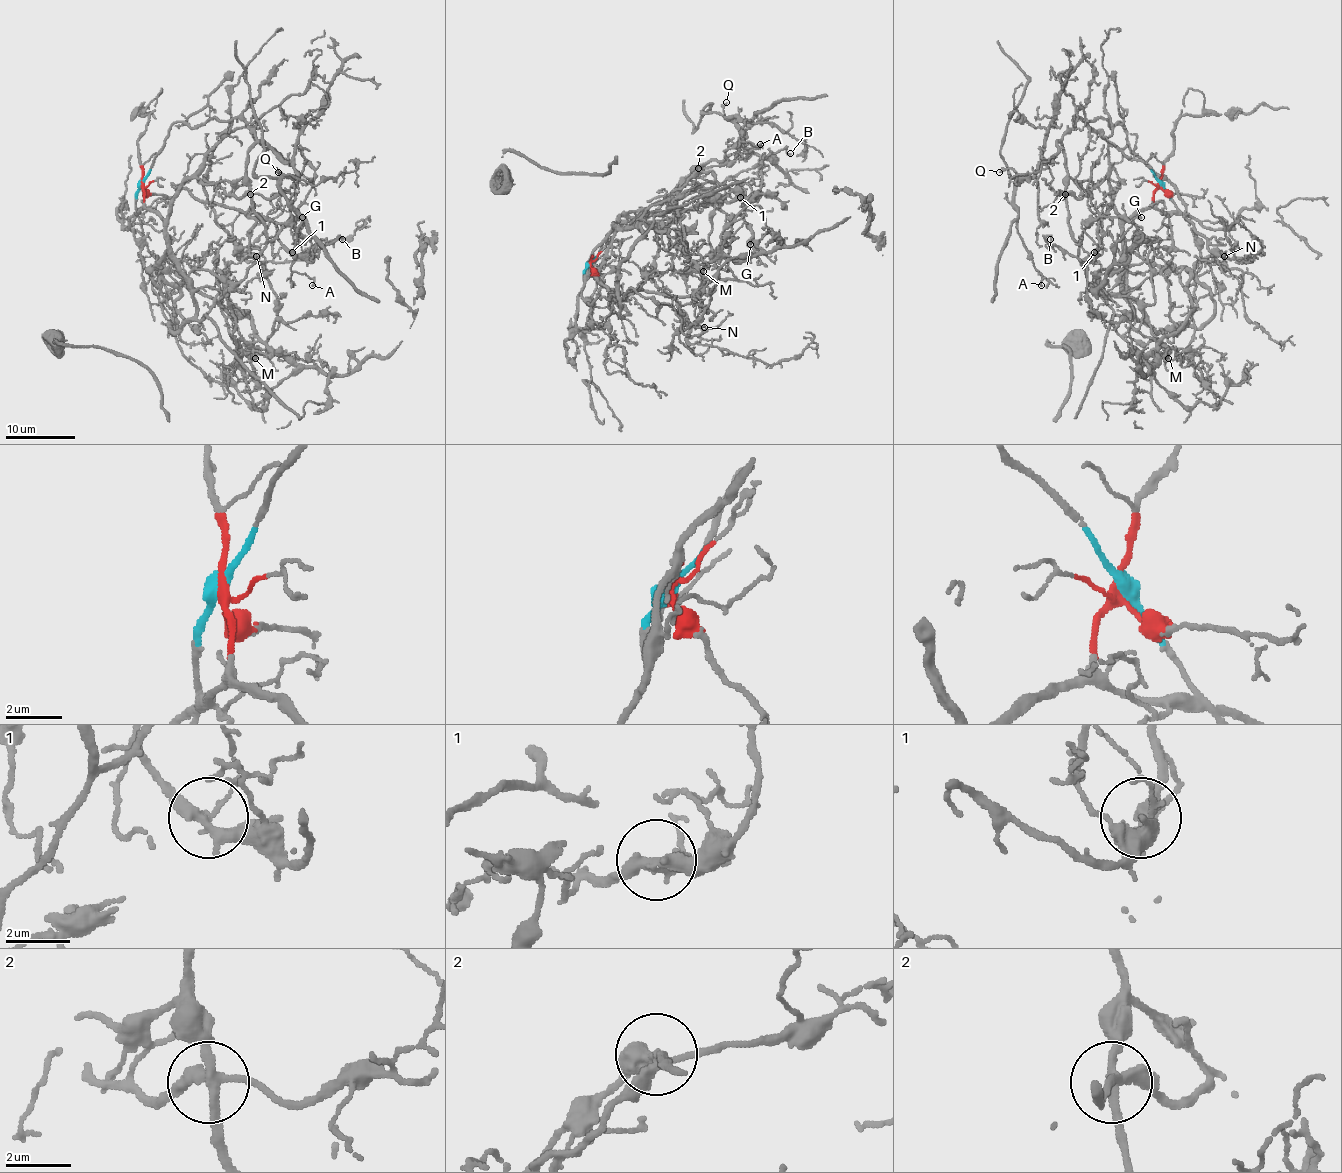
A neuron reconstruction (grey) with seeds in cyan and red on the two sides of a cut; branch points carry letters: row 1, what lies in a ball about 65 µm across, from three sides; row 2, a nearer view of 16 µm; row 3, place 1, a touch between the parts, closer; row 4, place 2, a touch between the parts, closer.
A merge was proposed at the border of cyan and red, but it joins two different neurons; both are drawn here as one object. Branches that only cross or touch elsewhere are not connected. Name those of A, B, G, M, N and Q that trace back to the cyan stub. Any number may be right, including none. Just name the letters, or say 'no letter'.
A, G, Q

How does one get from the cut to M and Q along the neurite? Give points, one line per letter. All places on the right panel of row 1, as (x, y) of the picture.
M: (1159, 184), (1151, 205), (1123, 226), (1121, 289), (1126, 287), (1140, 306), (1168, 359)
Q: (1159, 184), (1130, 149), (1126, 129), (1103, 117), (1077, 119), (1033, 175), (1000, 171)

